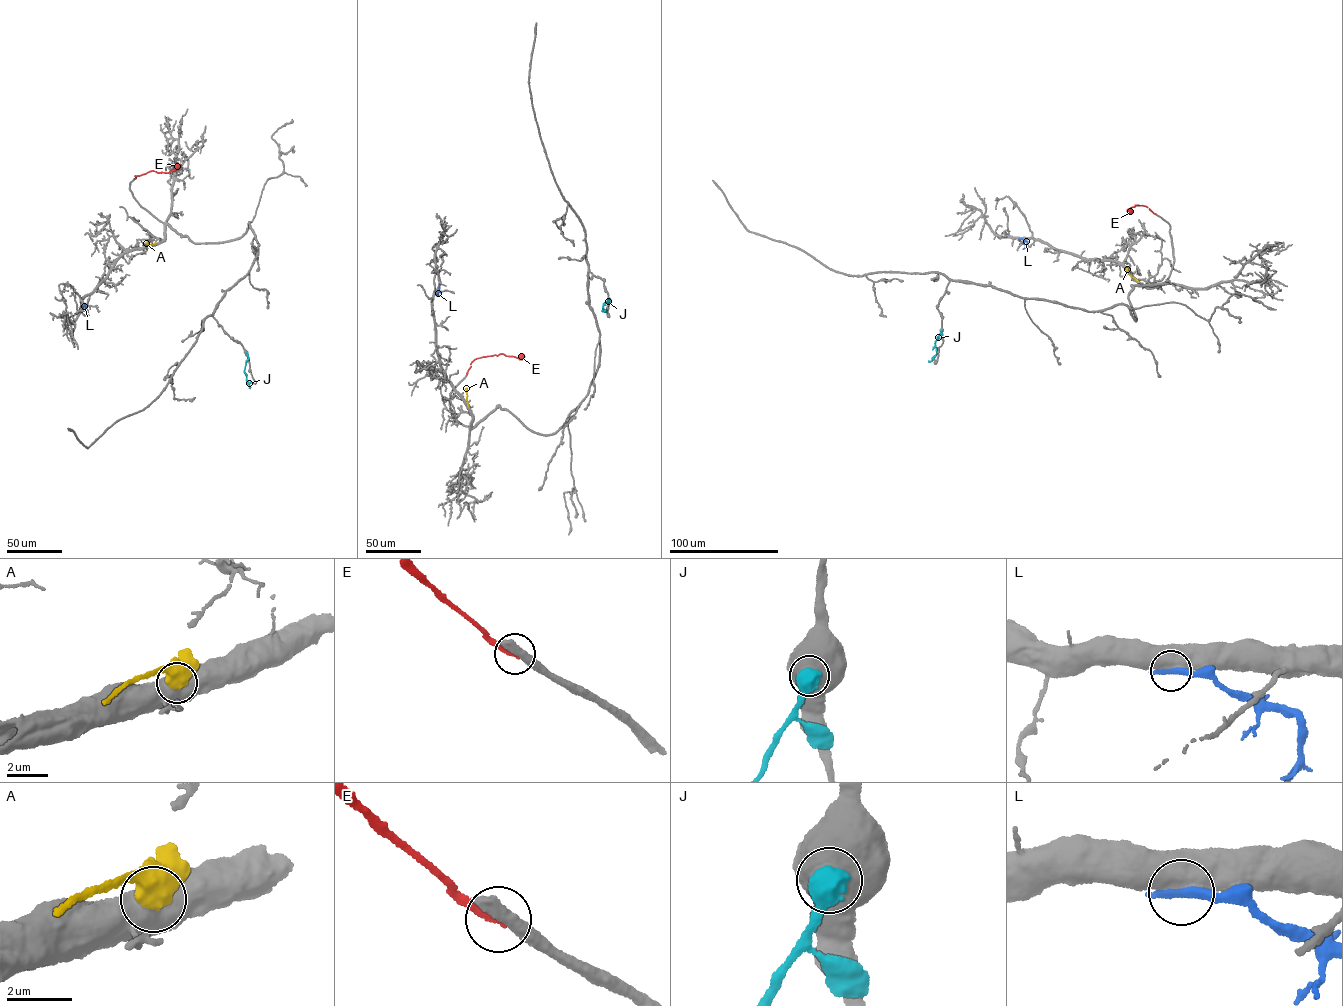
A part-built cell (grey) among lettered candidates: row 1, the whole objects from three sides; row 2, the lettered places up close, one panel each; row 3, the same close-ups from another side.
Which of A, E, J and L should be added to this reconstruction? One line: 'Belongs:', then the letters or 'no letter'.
Belongs: no letter

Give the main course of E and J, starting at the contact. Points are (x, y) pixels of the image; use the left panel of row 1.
E: (135, 178), (152, 170), (168, 173), (179, 164)
J: (247, 352), (249, 359), (244, 372), (249, 388)

